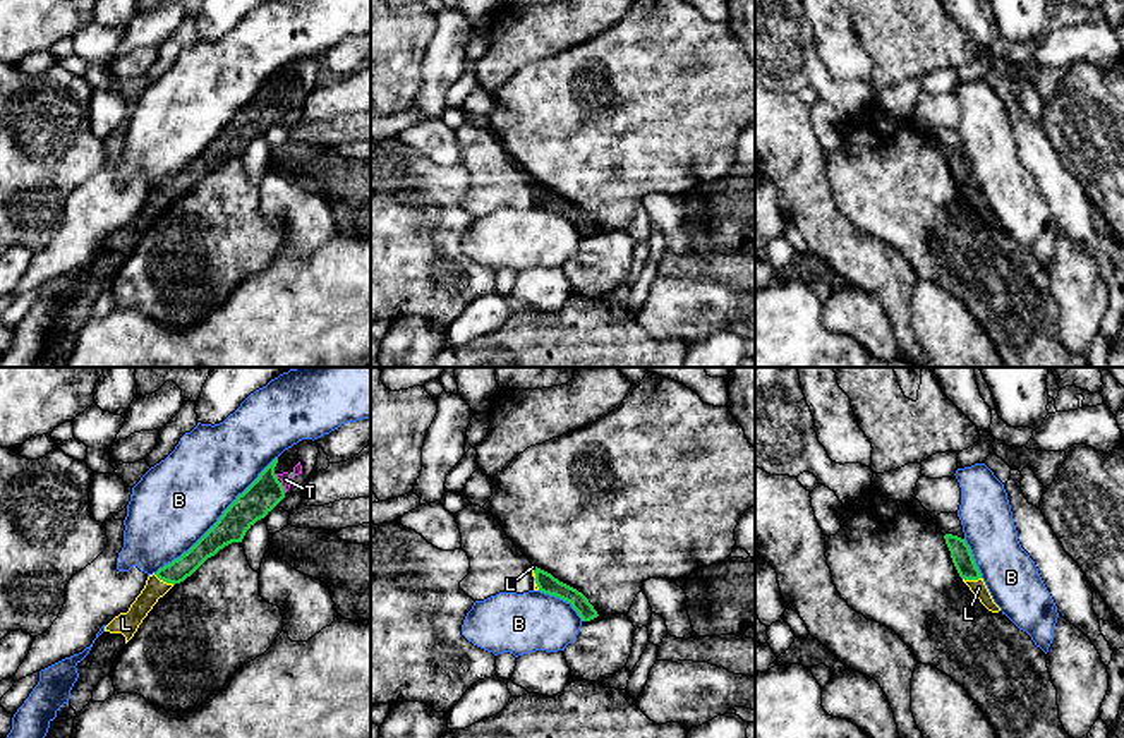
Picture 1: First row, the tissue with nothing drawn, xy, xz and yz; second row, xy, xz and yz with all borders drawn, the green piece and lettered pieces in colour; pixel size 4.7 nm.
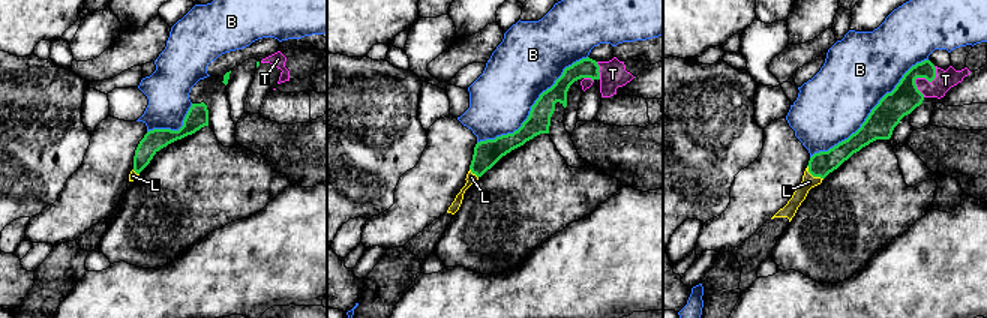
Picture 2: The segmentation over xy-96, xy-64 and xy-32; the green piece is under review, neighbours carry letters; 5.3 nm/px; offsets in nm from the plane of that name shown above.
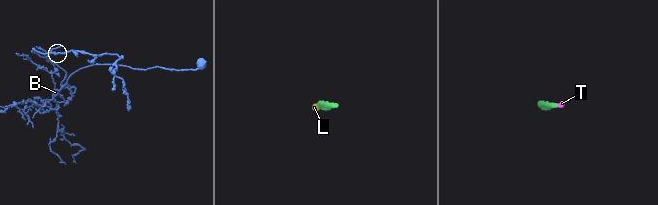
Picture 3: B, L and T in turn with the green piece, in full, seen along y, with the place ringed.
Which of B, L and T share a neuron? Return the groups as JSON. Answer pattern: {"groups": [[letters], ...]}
{"groups": [["B"], ["L", "T"]]}

